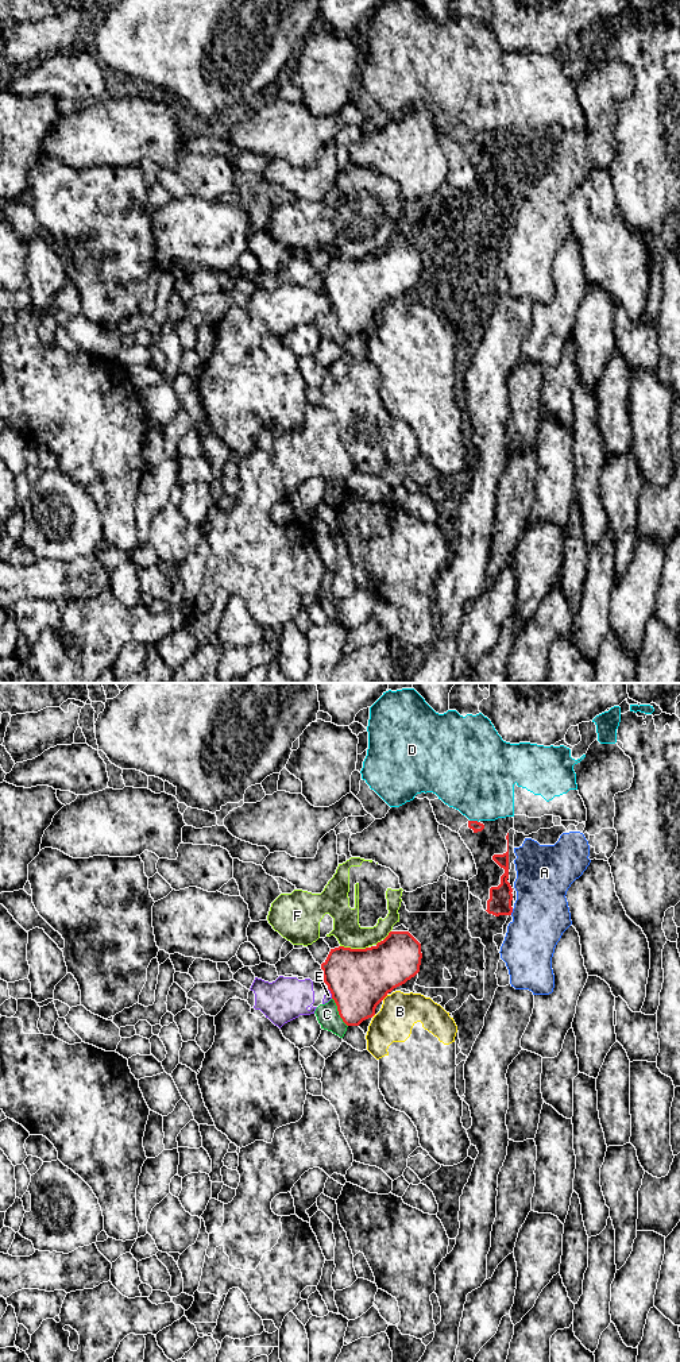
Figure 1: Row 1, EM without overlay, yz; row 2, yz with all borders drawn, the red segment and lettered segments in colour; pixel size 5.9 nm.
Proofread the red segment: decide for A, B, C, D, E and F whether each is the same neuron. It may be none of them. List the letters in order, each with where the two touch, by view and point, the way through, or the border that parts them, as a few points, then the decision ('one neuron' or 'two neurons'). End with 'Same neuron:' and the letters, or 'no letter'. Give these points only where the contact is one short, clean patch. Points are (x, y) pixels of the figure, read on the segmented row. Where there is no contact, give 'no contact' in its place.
A: yz (512, 911) | two neurons
B: yz (385, 996) | two neurons
C: yz (339, 1013) | along yz (332, 998), (339, 1017), (347, 1026) | two neurons
D: yz (474, 821) | along yz (470, 820), (478, 822) | two neurons
E: yz (331, 992) | two neurons
F: yz (354, 949) | two neurons
Same neuron: no letter

